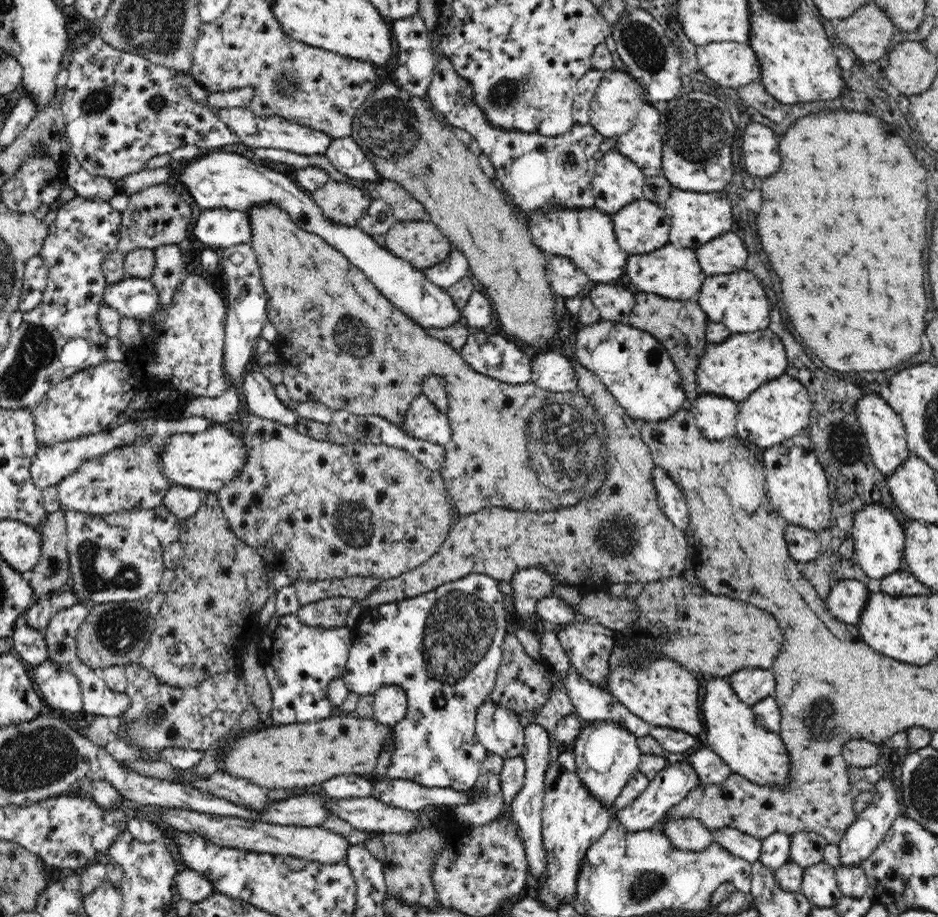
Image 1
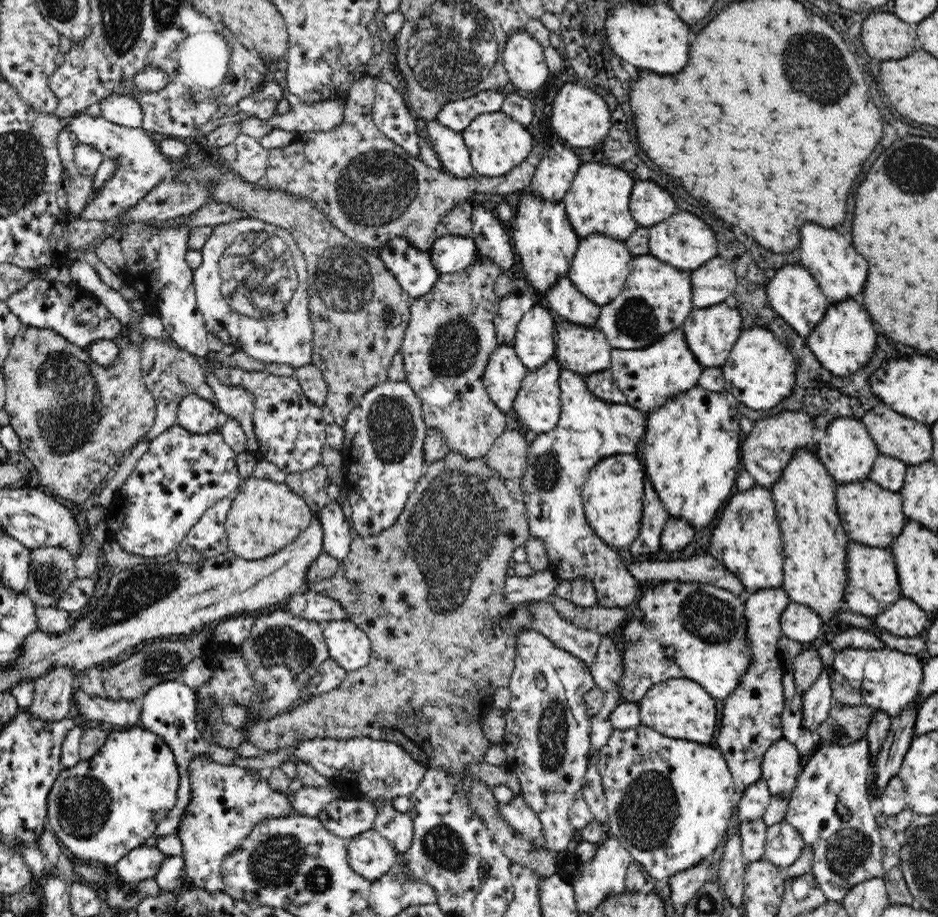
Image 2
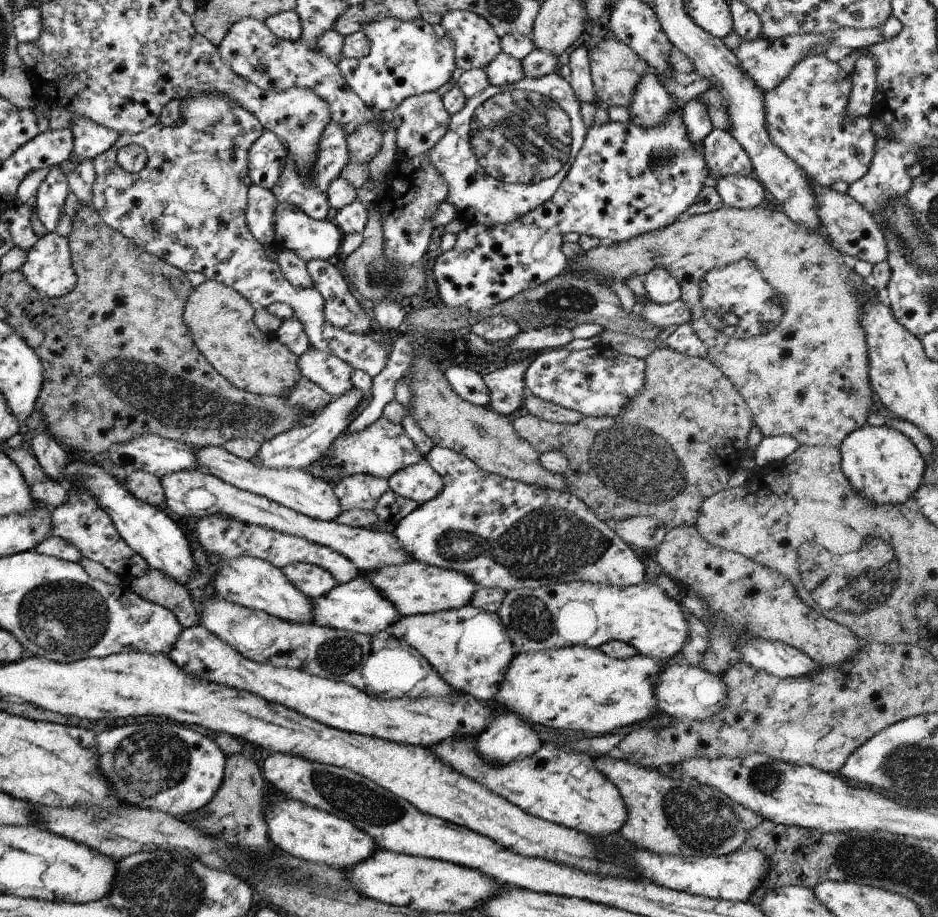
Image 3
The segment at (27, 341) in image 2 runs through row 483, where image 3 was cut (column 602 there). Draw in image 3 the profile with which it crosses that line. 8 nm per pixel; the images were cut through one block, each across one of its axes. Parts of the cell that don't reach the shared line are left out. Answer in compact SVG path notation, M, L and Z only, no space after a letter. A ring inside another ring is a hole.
M615 38L601 41L595 48L587 50L586 56L596 103L606 108L628 108L634 89L639 80L648 72L649 66L629 46Z

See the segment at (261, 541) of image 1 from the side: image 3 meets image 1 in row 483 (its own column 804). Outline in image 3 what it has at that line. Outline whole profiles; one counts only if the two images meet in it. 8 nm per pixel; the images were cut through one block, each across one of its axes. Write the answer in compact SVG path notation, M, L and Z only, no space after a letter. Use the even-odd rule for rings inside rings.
M764 203L749 209L722 207L712 212L689 215L685 222L674 221L666 228L635 236L632 240L623 243L606 244L601 242L588 252L580 251L575 258L567 259L567 262L565 273L570 275L586 278L580 275L578 270L589 269L597 276L611 277L622 282L634 275L642 277L654 267L665 268L679 284L680 300L690 307L692 316L689 324L698 335L699 340L708 348L706 360L719 368L721 373L731 382L734 390L737 390L751 412L753 426L759 429L763 437L788 435L799 445L826 445L838 448L845 436L864 426L871 404L872 390L868 382L868 353L866 352L865 336L858 322L858 313L862 302L877 296L877 292L869 286L867 279L861 278L853 271L855 260L833 249L823 236L800 228L800 225L794 224L777 208L770 209L769 204Z

